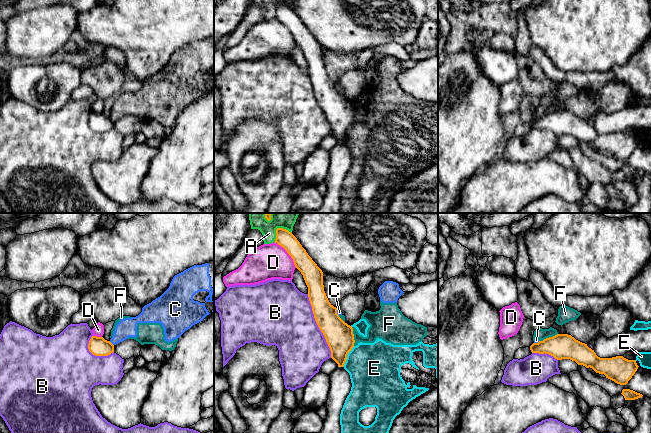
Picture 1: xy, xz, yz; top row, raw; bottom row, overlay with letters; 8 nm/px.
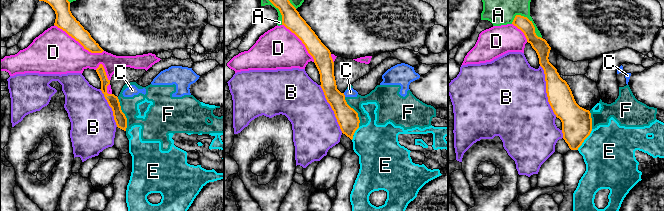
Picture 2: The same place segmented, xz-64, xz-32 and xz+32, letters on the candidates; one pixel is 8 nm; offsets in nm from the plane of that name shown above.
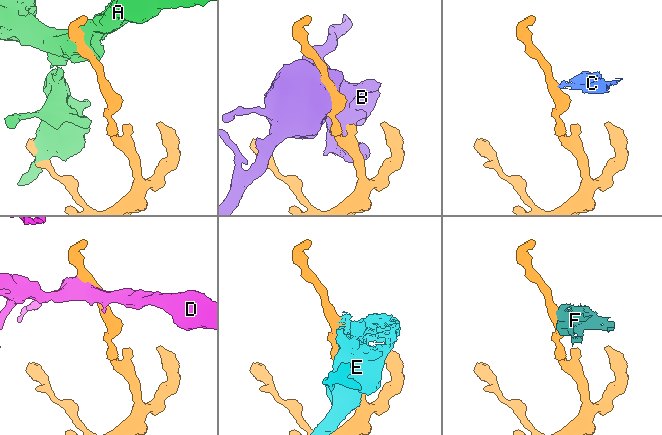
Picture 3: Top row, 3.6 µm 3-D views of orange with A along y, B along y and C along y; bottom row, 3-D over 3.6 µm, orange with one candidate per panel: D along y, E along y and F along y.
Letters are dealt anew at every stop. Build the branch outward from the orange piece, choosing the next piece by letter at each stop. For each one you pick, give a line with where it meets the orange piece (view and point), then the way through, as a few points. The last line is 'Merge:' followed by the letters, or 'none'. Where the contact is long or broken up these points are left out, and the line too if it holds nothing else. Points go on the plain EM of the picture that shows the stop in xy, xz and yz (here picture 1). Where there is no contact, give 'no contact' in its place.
Merge: none

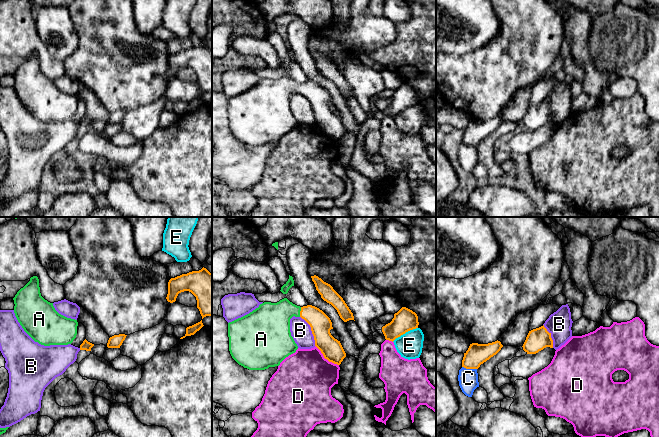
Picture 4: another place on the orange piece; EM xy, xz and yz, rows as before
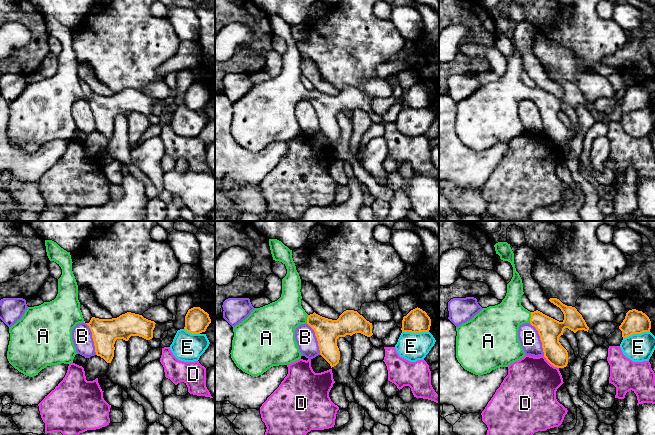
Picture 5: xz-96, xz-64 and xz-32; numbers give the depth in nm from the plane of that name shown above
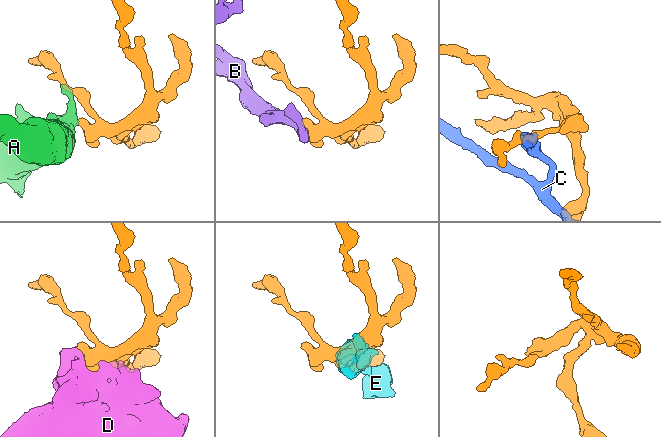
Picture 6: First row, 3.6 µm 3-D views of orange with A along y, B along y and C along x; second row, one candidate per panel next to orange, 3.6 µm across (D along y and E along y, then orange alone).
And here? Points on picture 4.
A: contact xz (300, 88); way xz (320, 99), (311, 90), (300, 88), (281, 88), (271, 97)
Merge: A

